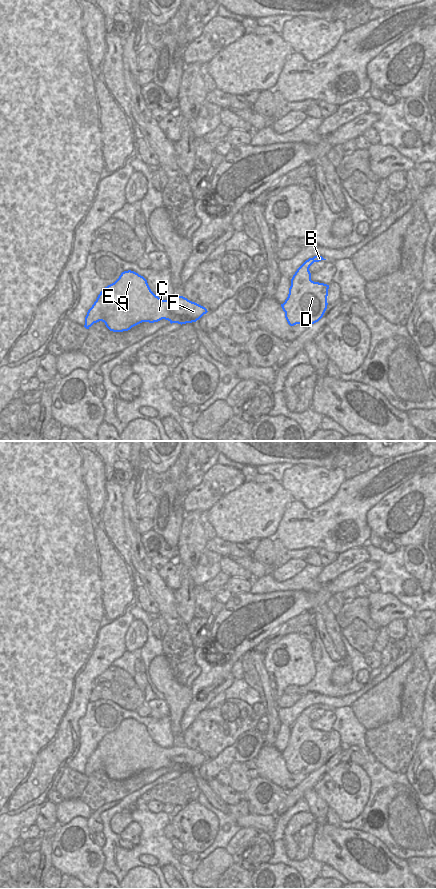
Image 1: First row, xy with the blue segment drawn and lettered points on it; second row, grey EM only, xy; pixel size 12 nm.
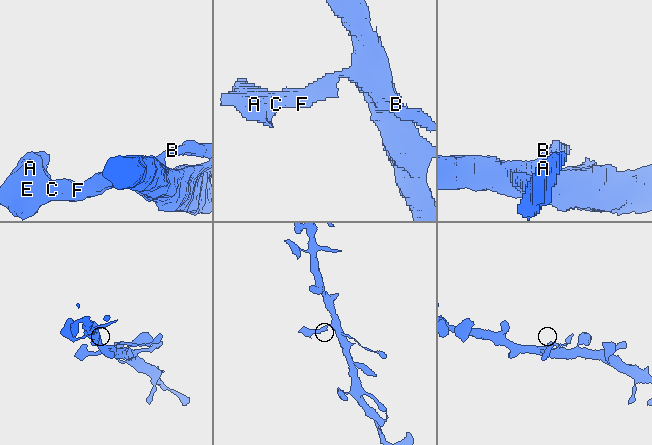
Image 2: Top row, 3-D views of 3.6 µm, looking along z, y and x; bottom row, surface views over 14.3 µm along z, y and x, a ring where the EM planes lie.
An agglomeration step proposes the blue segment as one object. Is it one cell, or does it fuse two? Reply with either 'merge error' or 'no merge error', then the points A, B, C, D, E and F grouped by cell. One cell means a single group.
merge error; A C D E F / B

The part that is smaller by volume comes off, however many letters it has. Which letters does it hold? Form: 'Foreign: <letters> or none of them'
Foreign: B.

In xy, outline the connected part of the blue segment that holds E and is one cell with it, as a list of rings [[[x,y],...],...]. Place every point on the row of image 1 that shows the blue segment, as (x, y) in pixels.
[[[128,270],[122,272],[114,283],[100,292],[87,312],[84,327],[89,329],[94,323],[102,321],[110,331],[123,332],[142,322],[154,323],[162,319],[168,320],[171,324],[178,323],[182,325],[196,322],[207,312],[205,307],[183,296],[175,296],[171,300],[160,299],[151,291],[147,280],[143,276]]]

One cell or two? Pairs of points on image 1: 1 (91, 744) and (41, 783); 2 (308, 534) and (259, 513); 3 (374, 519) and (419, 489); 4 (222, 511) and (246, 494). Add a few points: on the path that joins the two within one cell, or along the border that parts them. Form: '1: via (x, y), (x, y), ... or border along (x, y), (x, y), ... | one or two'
1: border along (80, 737), (79, 749), (67, 766) | two
2: border along (292, 501), (286, 509), (274, 536) | two
3: via (385, 512), (401, 496), (408, 494) | one
4: via (228, 511), (240, 500) | one

